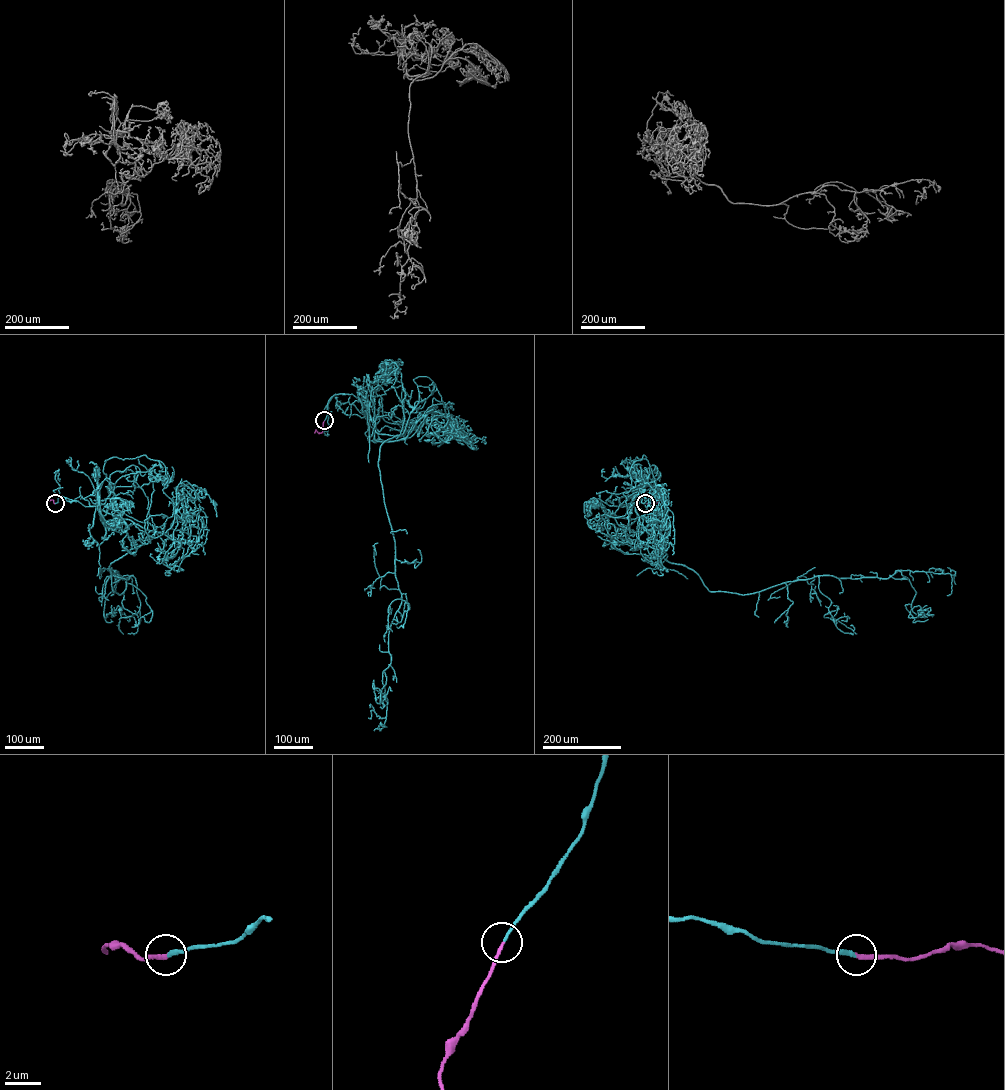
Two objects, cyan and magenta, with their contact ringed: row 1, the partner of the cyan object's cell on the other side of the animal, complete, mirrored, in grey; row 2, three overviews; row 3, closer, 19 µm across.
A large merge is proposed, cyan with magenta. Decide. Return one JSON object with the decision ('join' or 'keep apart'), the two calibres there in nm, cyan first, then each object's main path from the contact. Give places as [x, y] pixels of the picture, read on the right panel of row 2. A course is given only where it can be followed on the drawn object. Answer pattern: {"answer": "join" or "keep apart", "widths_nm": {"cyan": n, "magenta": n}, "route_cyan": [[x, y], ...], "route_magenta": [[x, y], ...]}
{"answer": "join", "widths_nm": {"cyan": 190, "magenta": 190}, "route_cyan": [[645, 503], [624, 496], [618, 500], [619, 505], [634, 504], [642, 494], [640, 480], [629, 469]], "route_magenta": [[645, 503], [657, 499], [655, 500], [658, 502]]}

